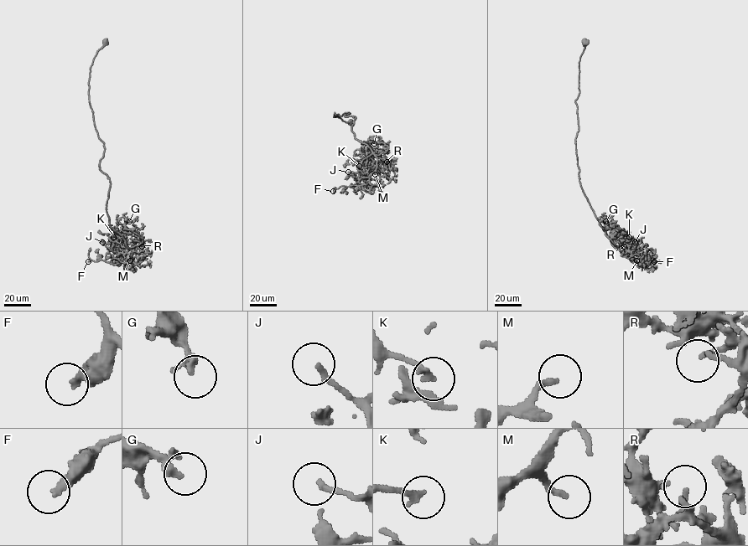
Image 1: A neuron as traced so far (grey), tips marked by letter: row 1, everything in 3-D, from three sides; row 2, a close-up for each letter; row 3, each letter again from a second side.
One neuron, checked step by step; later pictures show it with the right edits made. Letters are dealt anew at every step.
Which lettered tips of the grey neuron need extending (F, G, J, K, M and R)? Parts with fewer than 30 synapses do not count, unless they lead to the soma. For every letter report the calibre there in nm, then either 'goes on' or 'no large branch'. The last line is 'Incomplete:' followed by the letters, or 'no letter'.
F: calibre 320 nm; no large branch
G: calibre 170 nm; no large branch
J: calibre 200 nm; goes on
K: calibre 220 nm; goes on
M: calibre 190 nm; goes on
R: calibre 160 nm; no large branch
Incomplete: J, K, M

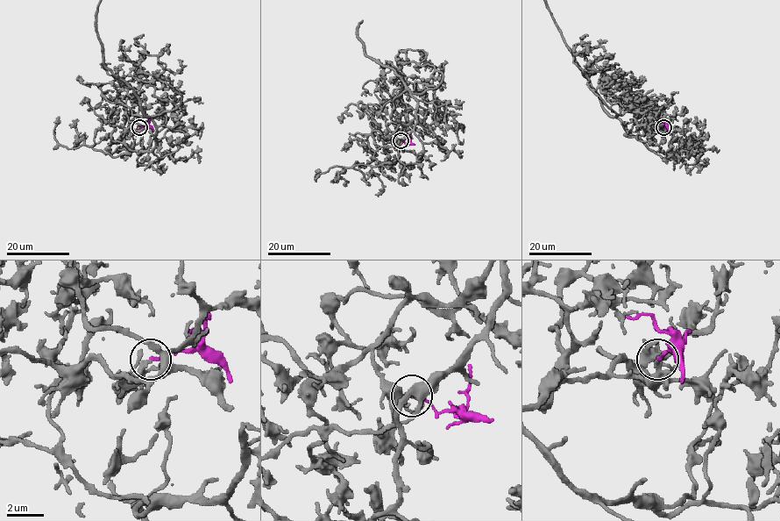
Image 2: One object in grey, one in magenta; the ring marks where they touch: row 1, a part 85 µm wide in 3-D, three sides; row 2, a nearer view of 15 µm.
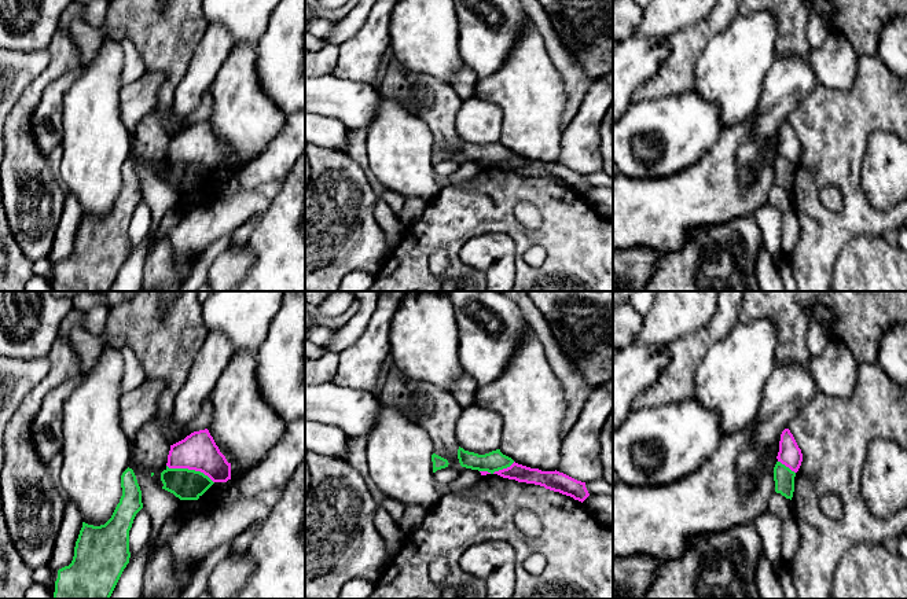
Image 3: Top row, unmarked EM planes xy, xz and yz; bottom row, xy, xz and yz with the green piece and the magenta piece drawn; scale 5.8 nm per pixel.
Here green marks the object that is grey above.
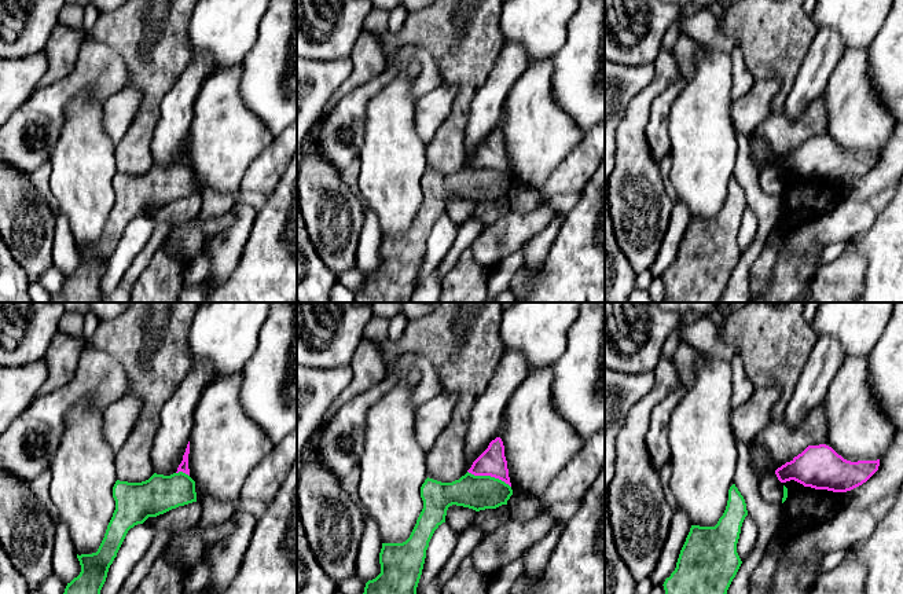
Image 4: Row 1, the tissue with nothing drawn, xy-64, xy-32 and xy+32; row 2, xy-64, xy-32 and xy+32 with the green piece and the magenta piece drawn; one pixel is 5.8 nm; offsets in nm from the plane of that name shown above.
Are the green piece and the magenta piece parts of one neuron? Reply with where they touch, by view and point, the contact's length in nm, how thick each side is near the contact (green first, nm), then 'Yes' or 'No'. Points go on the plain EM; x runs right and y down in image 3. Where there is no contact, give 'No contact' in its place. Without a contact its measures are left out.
Touches green at xy (190, 162). Shared border 300 nm. Thickness 180 nm (green) against 220 nm. No

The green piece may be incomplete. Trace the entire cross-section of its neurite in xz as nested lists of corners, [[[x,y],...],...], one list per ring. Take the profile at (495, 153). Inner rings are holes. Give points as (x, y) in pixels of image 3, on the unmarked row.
[[[459,139],[458,151],[462,159],[488,163],[493,166],[495,163],[510,159],[514,152],[500,144],[500,142],[492,143],[485,147],[478,147],[474,144],[464,143]]]

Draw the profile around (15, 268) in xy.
[[[0,190],[0,291],[25,291],[33,276],[33,262],[23,254],[14,238]]]

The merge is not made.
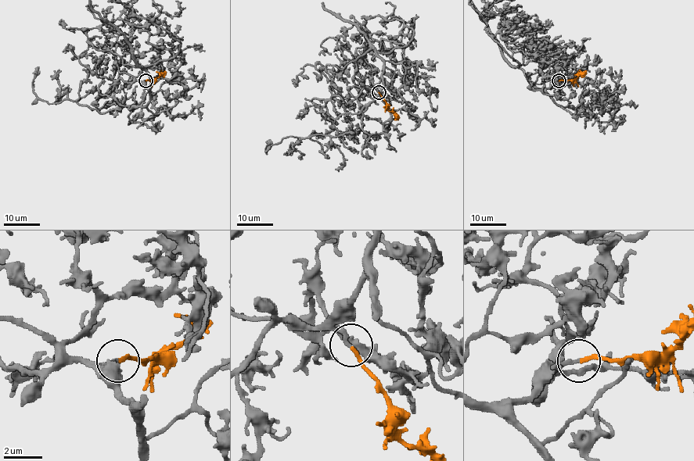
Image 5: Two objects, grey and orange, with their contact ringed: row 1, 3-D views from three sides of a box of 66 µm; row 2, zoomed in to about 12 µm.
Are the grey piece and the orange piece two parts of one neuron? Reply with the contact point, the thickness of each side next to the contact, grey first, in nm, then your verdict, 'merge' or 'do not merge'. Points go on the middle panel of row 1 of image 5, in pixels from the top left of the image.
place (379, 92); calibres 200 and 190 nm; merge

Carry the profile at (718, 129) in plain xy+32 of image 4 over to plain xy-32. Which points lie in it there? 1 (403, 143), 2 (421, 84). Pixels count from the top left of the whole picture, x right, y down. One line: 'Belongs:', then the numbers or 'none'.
Belongs: 1

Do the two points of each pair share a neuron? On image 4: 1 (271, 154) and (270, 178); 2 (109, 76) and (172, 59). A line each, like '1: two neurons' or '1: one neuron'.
1: one neuron
2: two neurons

